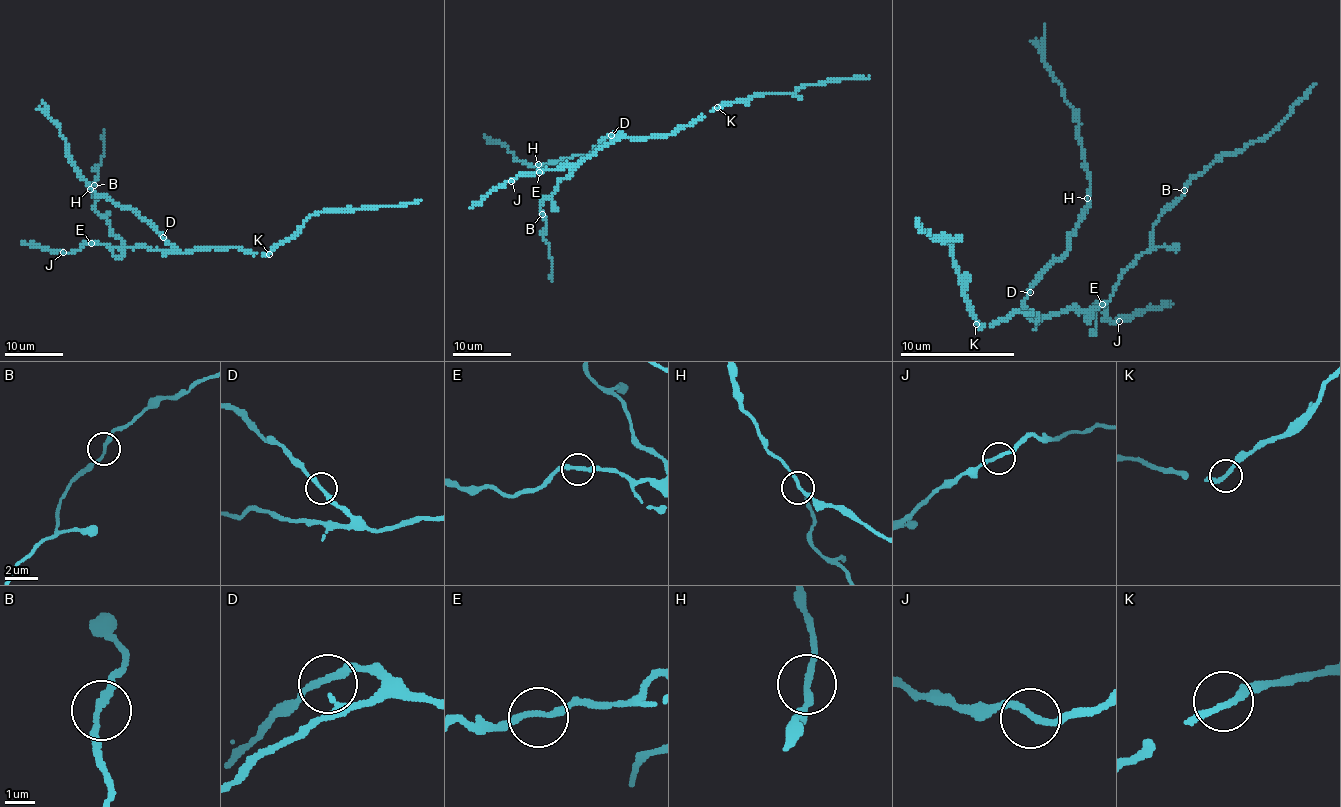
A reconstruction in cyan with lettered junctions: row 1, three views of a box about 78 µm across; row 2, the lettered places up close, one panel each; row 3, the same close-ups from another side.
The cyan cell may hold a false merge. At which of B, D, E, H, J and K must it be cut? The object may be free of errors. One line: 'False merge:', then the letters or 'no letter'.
False merge: no letter

